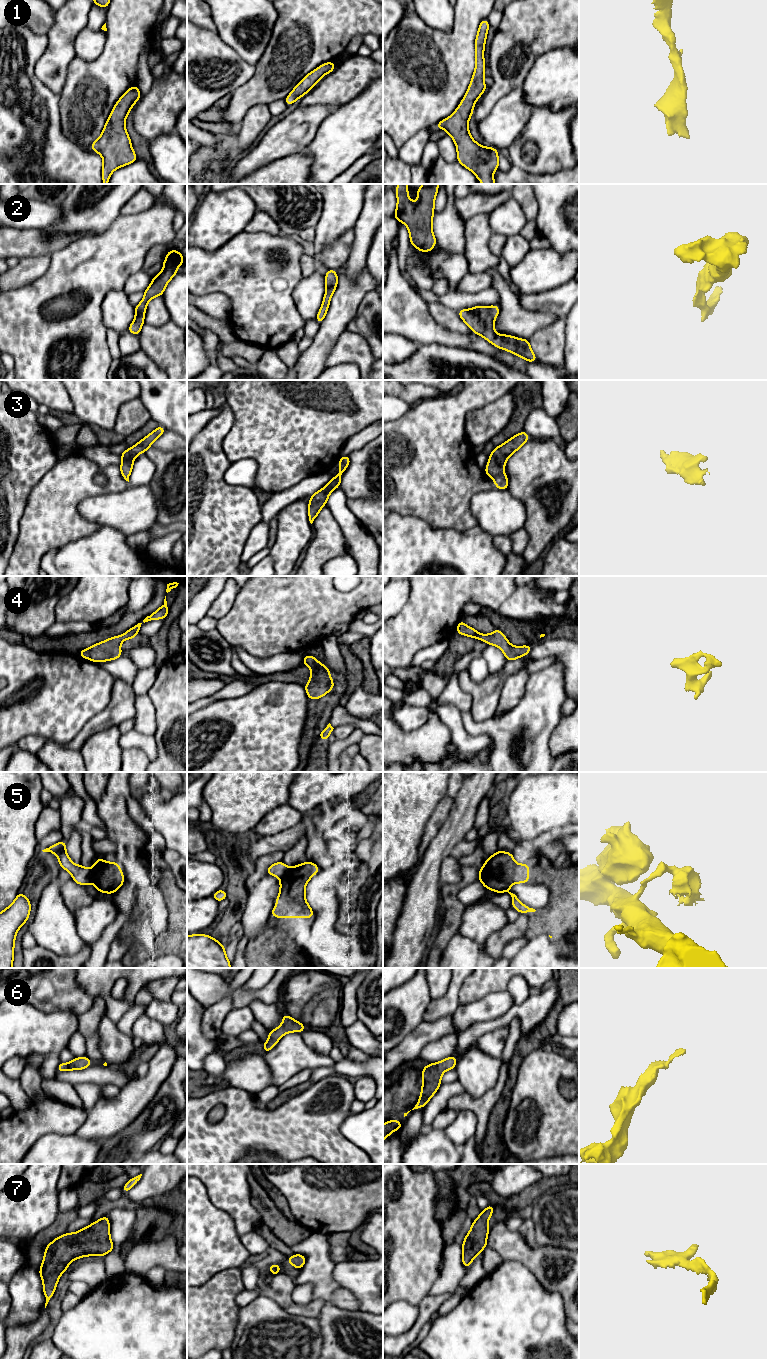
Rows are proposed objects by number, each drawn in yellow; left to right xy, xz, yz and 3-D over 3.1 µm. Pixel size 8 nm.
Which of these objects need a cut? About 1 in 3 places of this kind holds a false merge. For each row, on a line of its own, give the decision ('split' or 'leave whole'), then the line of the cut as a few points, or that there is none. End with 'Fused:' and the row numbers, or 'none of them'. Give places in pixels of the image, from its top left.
1: leave whole; no cut
2: leave whole; no cut
3: leave whole; no cut
4: leave whole; no cut
5: split; cut in xy along (91, 869), (91, 879), (89, 881)
6: leave whole; no cut
7: leave whole; no cut
Fused: 5

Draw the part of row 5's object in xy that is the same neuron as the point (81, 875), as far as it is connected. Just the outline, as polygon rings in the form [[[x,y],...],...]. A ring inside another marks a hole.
[[[63,840],[44,850],[43,852],[55,853],[59,860],[61,868],[72,874],[72,880],[77,884],[86,886],[91,881],[91,869],[85,868],[82,865],[74,864],[66,853],[66,842]]]

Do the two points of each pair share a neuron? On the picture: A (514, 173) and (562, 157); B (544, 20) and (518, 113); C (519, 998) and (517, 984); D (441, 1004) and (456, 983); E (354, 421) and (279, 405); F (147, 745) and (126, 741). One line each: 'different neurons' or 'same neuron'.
A: different neurons
B: different neurons
C: same neuron
D: same neuron
E: same neuron
F: same neuron

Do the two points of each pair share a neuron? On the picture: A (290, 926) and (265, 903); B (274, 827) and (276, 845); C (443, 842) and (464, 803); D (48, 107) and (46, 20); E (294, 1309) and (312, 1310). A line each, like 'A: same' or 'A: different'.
A: different
B: different
C: same
D: different
E: same

